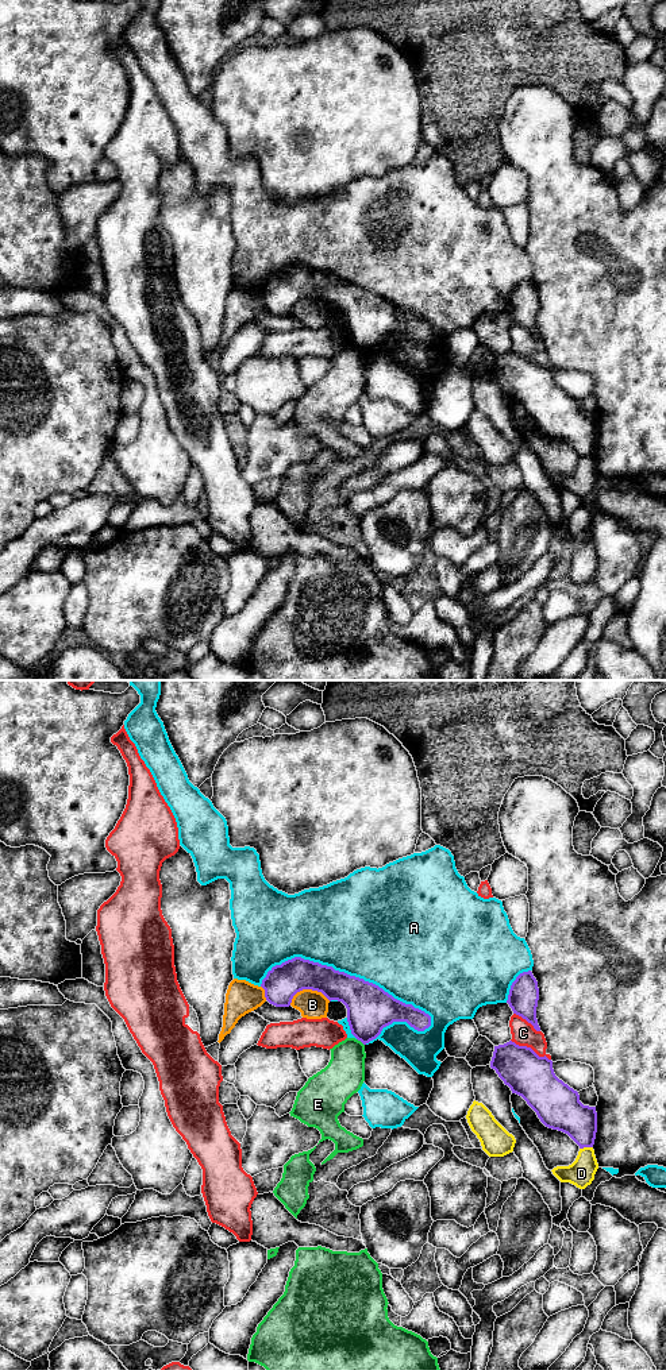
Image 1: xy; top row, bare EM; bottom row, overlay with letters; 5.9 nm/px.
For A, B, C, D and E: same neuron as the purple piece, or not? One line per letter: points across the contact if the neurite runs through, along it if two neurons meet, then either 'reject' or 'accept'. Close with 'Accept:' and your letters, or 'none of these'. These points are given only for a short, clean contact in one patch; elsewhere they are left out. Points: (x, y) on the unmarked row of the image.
A: reject
B: reject
C: reject
D: border along xy (592, 455), (580, 458); reject
E: border along xy (357, 347), (364, 354); reject
Accept: none of these

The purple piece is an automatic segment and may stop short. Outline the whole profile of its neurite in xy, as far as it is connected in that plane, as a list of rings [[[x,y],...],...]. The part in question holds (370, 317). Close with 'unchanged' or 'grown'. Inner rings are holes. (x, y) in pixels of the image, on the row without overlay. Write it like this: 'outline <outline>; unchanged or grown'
outline [[[294,266],[273,275],[262,289],[261,296],[265,298],[266,309],[276,316],[289,316],[293,305],[303,298],[322,301],[330,310],[342,310],[347,317],[347,331],[351,343],[363,354],[376,348],[382,337],[393,331],[407,331],[417,340],[424,340],[431,335],[428,323],[415,317],[412,313],[394,308],[378,294],[301,266]]]; unchanged

